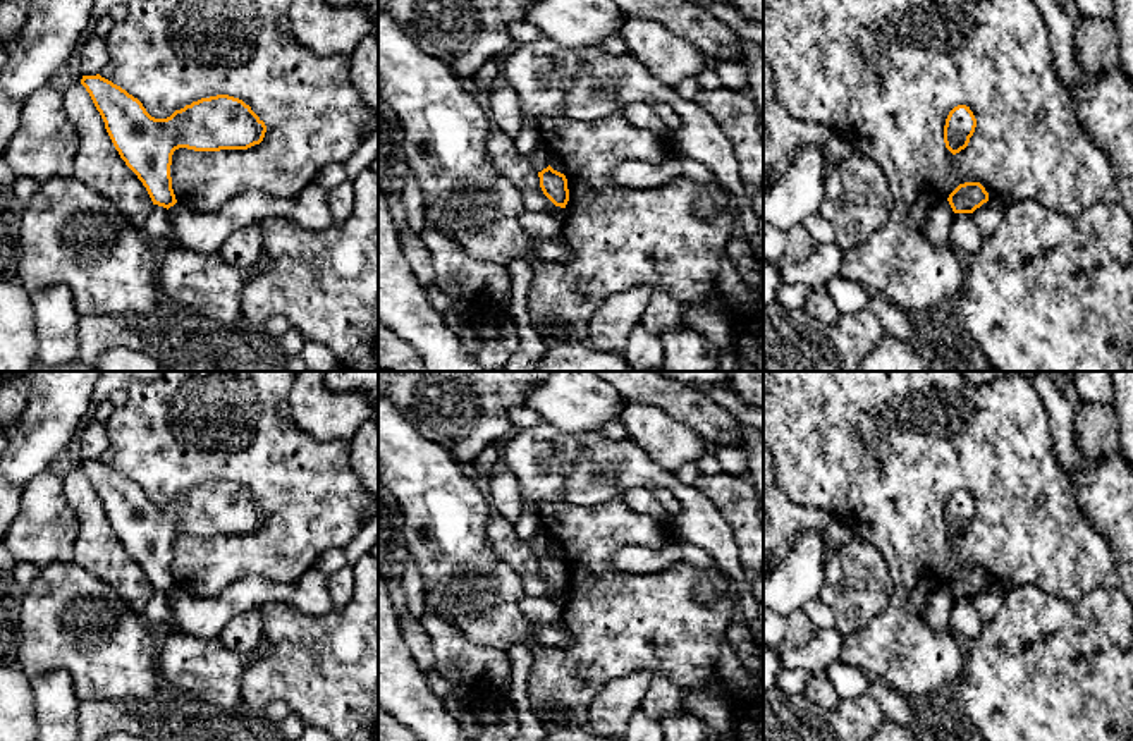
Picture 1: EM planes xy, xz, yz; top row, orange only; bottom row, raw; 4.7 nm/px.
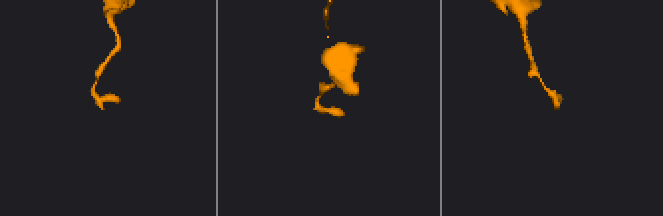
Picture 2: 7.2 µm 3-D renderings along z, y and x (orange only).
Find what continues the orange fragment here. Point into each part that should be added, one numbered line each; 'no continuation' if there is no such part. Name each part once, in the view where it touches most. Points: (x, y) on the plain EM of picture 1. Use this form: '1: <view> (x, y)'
no continuation

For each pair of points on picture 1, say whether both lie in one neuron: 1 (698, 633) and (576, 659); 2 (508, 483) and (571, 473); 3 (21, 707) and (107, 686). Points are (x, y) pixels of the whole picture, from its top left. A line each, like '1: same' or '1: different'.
1: same
2: different
3: different

